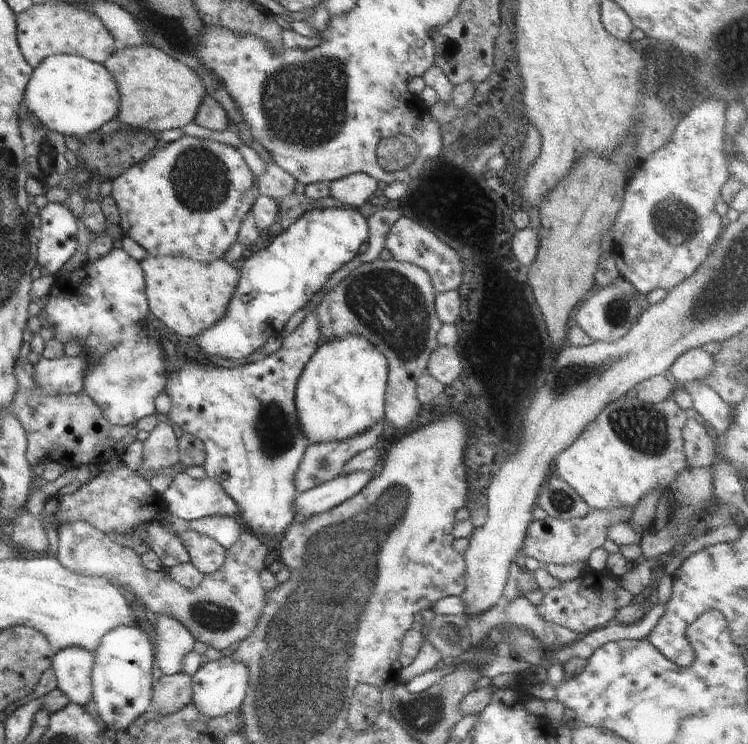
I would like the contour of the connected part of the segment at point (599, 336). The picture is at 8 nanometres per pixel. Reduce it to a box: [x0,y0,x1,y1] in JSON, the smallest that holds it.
[576,277,650,342]

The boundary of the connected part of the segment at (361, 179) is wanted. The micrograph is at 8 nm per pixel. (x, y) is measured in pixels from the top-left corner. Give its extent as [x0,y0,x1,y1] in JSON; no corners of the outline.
[330,173,378,208]

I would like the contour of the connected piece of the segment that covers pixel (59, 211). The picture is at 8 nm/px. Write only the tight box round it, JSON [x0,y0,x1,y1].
[36,202,77,276]

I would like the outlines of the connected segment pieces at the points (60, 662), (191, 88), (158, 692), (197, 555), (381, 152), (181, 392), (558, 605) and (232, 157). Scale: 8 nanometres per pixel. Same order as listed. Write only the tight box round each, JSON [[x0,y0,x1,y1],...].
[[51,647,93,708],[104,44,206,135],[152,671,192,714],[179,531,225,575],[376,136,419,173],[165,307,320,536],[535,568,638,636],[110,135,256,263]]

